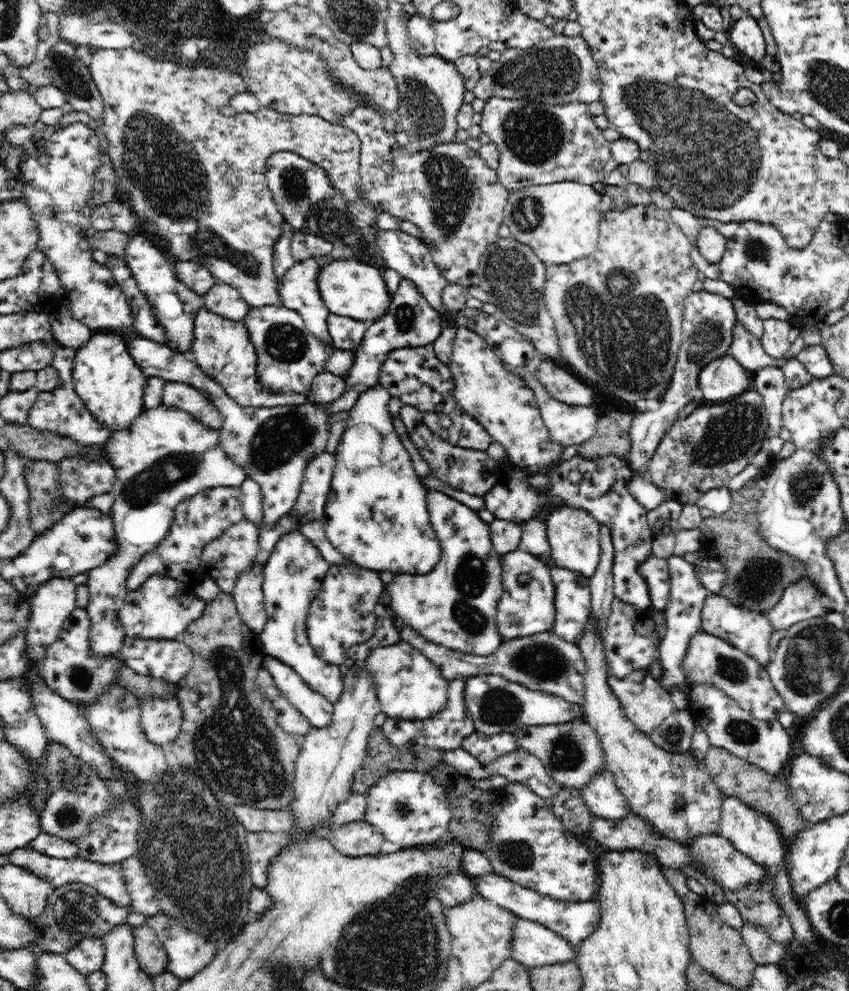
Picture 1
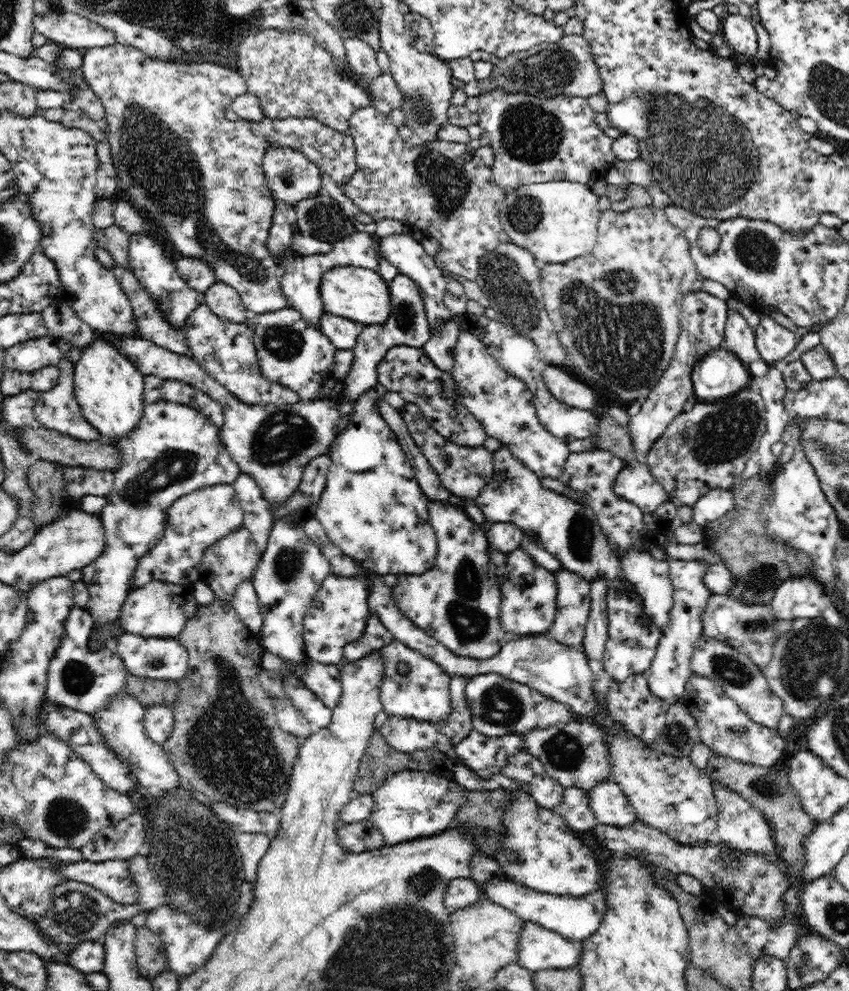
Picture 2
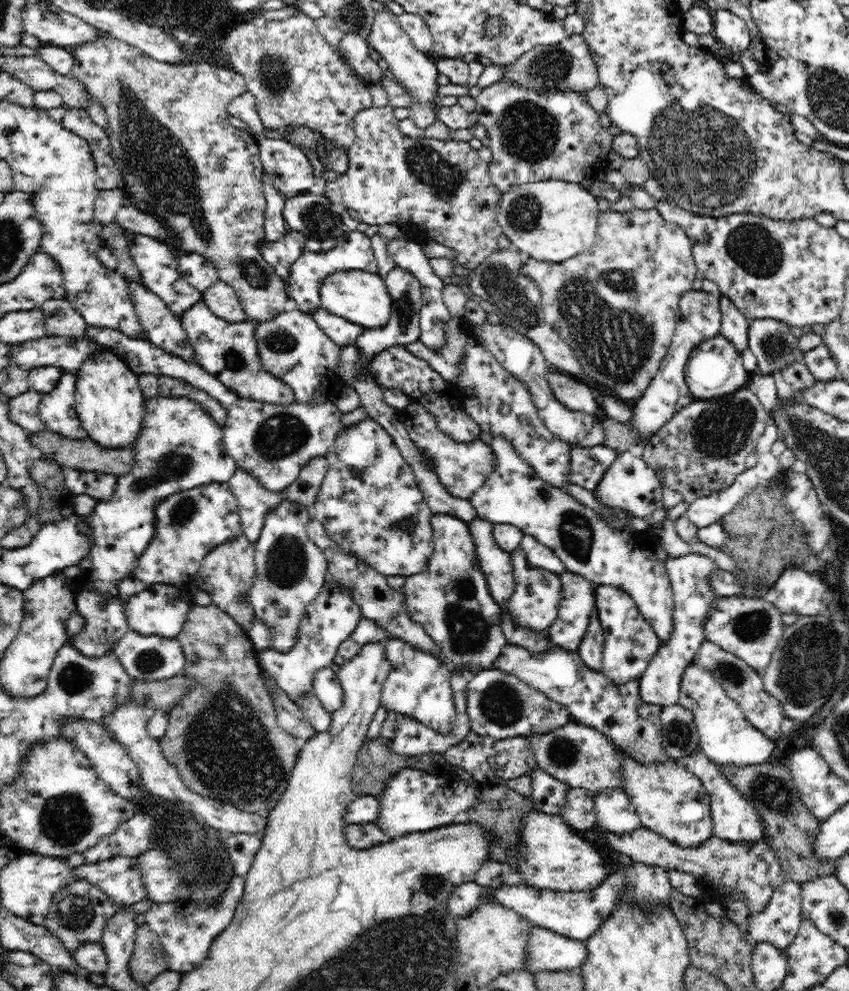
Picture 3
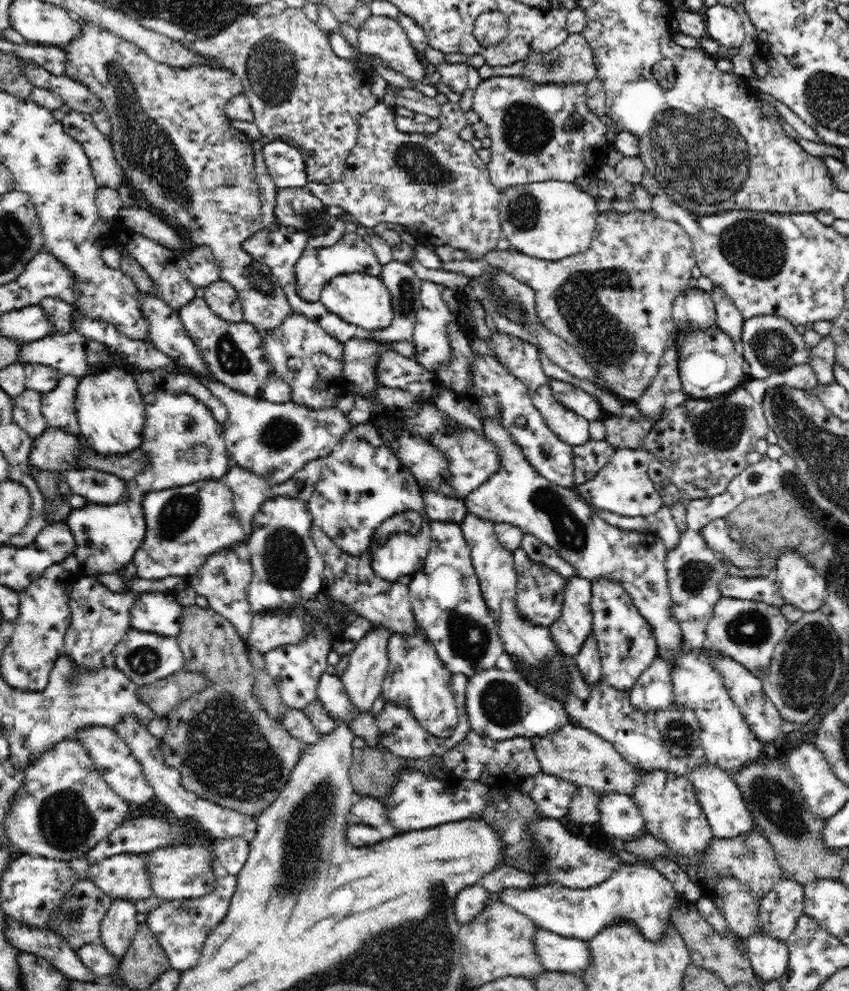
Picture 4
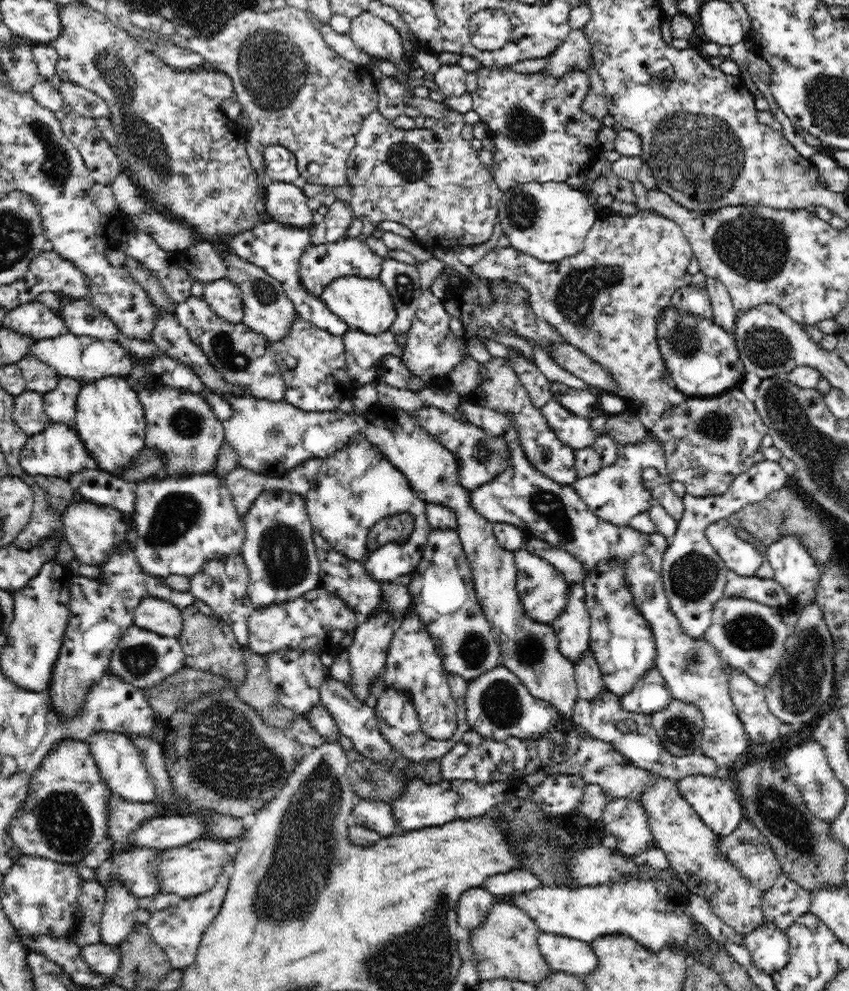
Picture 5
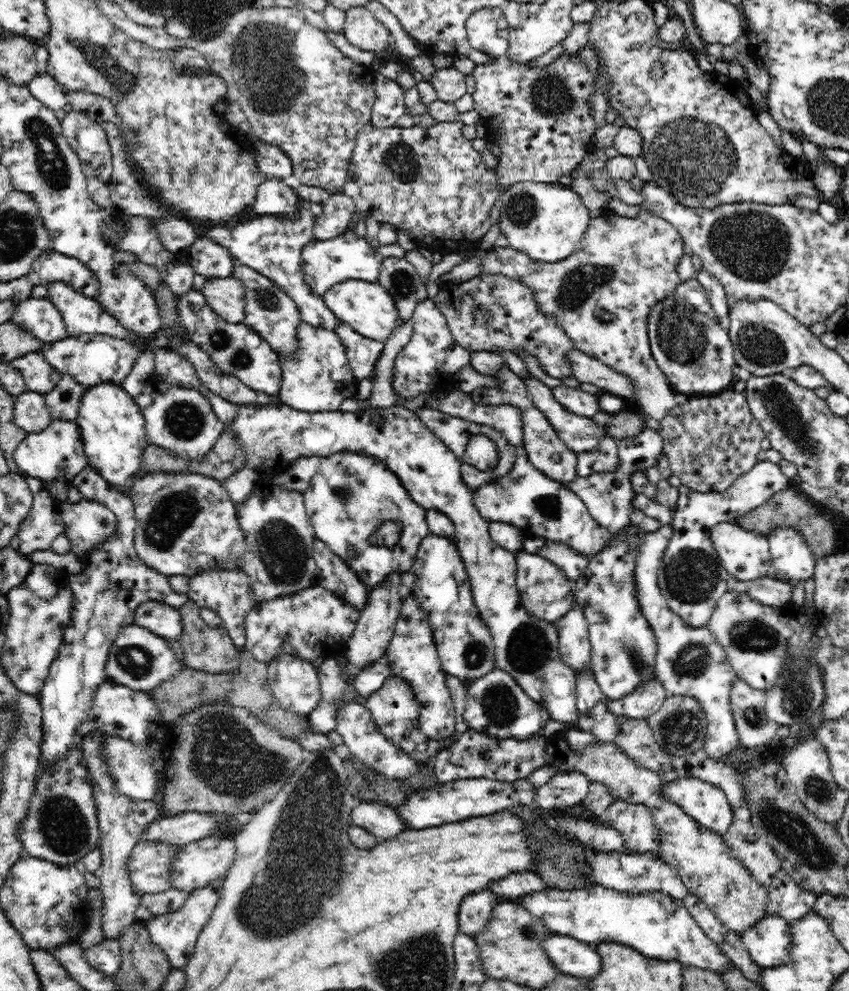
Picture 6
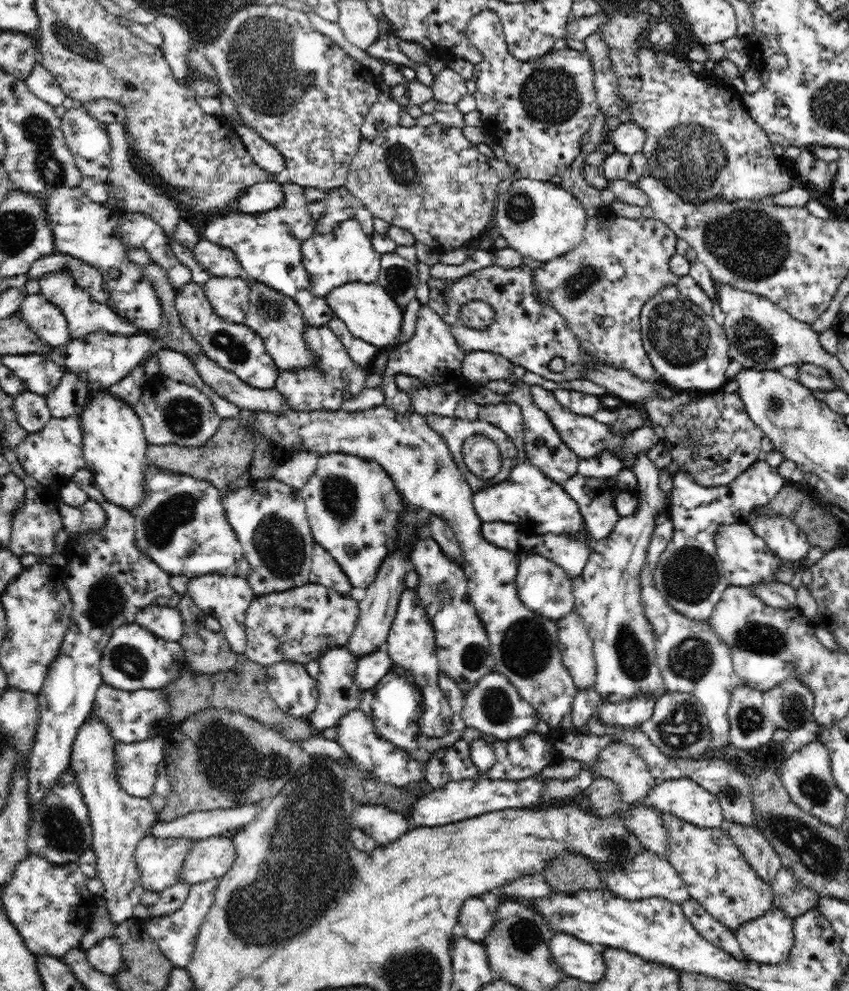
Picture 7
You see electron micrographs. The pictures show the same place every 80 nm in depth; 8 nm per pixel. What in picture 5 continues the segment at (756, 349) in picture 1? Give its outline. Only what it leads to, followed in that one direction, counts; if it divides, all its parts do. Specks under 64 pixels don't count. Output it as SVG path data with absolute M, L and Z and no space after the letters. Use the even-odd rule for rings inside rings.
M710 277L705 279L705 289L708 291L713 310L713 321L732 332L738 311L732 302L730 293L722 282Z

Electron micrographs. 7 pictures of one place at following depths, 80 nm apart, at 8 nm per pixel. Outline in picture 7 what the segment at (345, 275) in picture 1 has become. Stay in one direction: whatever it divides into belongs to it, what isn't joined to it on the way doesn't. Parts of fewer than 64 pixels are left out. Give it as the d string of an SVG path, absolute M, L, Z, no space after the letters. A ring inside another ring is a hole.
M348 282L334 288L325 296L328 306L333 313L348 327L352 336L373 344L379 349L394 346L402 332L402 307L394 301L391 294L377 283L364 284L363 282Z

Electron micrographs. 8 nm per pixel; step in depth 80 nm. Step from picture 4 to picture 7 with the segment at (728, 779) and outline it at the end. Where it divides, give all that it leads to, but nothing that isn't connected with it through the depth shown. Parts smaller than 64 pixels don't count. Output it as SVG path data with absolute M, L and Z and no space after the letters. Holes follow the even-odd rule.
M689 778L668 779L659 785L654 785L643 801L636 803L636 805L640 804L652 808L656 813L671 812L680 820L699 826L701 829L720 829L726 826L722 816L720 797Z

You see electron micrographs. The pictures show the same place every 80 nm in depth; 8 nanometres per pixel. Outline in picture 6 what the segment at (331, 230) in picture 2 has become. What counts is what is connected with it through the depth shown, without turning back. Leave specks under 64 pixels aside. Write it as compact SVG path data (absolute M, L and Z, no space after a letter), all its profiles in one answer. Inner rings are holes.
M268 178L258 186L255 199L249 204L252 215L273 214L281 218L298 220L299 196L295 190L279 179Z

